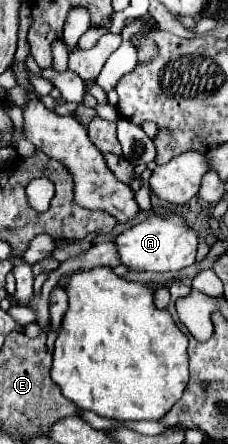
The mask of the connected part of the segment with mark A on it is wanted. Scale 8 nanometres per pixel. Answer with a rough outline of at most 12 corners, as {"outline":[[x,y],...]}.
{"outline":[[149,217],[117,235],[121,265],[175,273],[195,263],[183,217]]}

